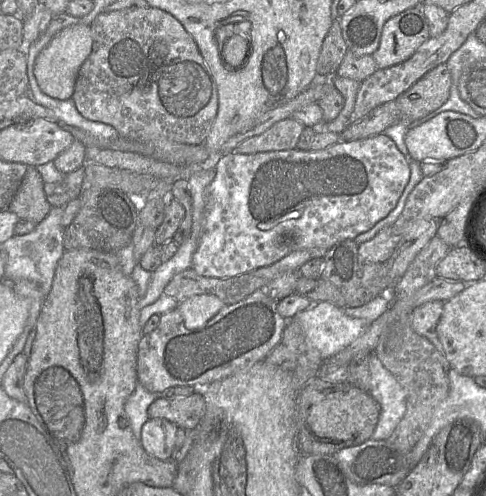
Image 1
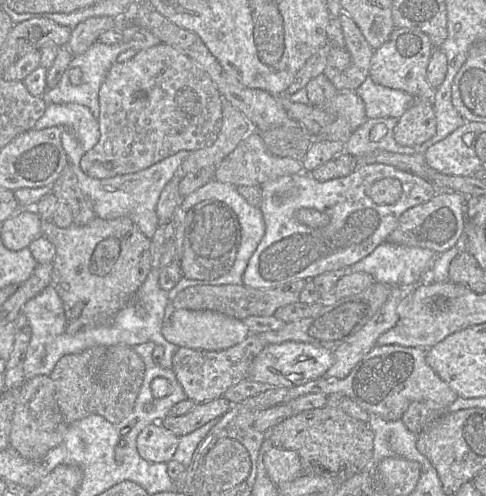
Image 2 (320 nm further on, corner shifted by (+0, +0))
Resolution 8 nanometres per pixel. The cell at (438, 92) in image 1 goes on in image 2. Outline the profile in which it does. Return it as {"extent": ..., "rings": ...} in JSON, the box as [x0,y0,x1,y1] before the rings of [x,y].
{"extent":[394,101,436,147],"rings":[[[416,101],[398,119],[394,128],[395,141],[402,146],[418,147],[436,133],[433,104]]]}

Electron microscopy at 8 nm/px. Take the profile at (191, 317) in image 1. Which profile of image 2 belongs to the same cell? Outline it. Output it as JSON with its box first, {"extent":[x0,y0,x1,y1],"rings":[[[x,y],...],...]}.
{"extent":[162,310,251,351],"rings":[[[175,310],[162,327],[163,337],[179,347],[201,351],[228,349],[245,340],[251,332],[242,320],[214,311]]]}

